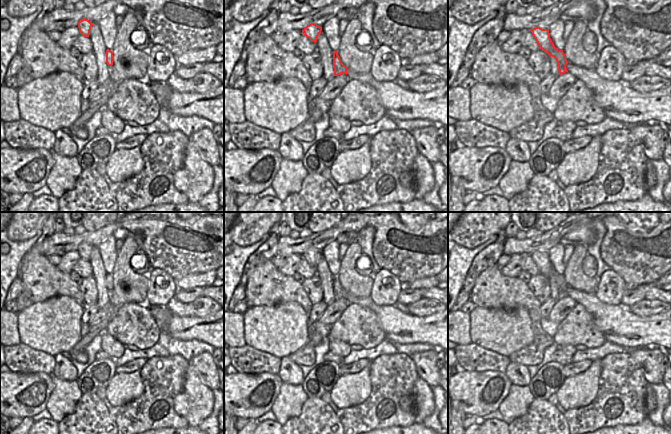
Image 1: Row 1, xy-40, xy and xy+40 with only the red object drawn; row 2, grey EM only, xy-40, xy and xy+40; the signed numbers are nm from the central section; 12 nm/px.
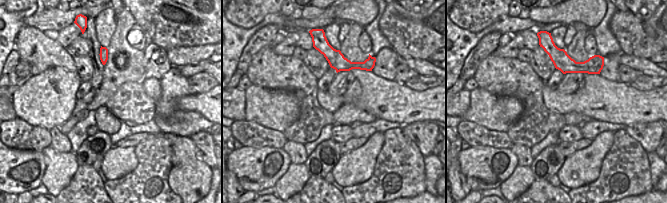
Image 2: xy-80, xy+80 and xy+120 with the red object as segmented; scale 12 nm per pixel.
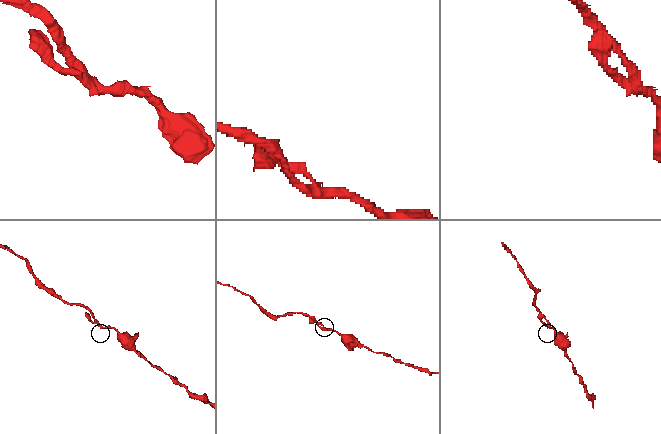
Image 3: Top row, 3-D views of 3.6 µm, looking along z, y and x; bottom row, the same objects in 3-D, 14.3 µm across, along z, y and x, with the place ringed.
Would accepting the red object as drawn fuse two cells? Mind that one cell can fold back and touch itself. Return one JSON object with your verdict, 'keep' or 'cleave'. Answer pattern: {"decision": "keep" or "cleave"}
{"decision": "cleave"}

